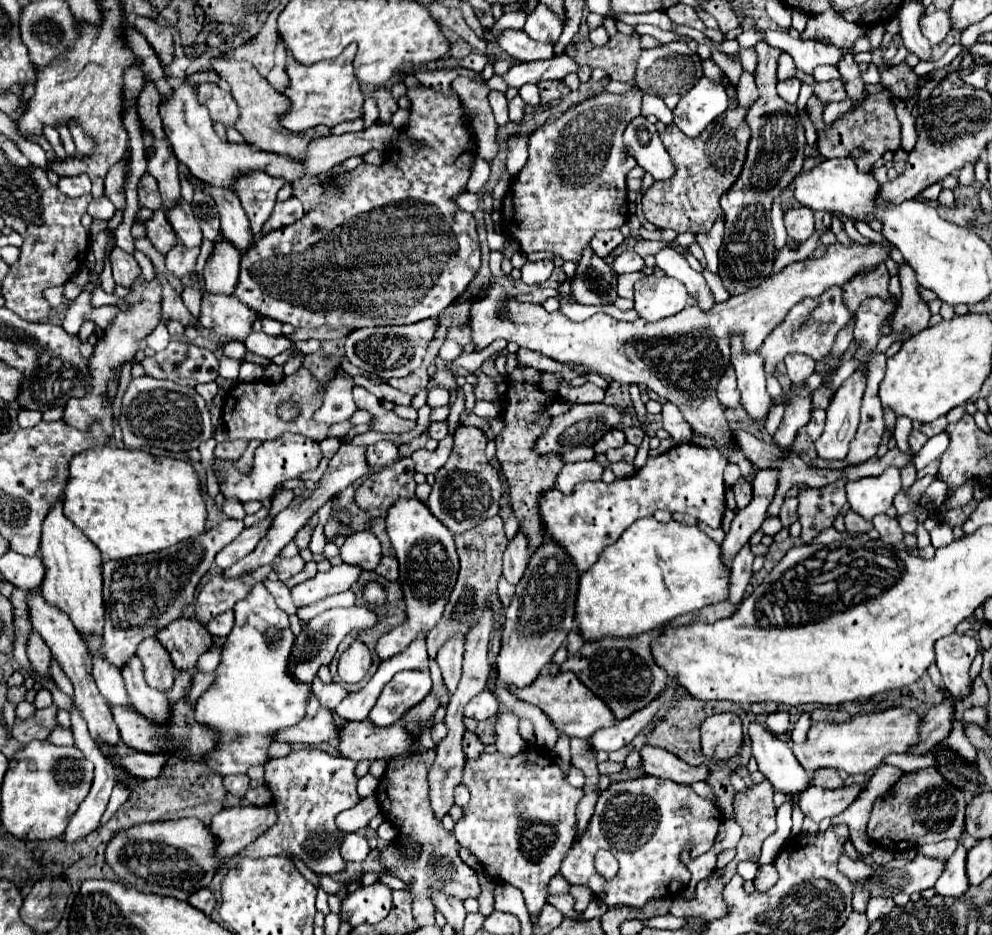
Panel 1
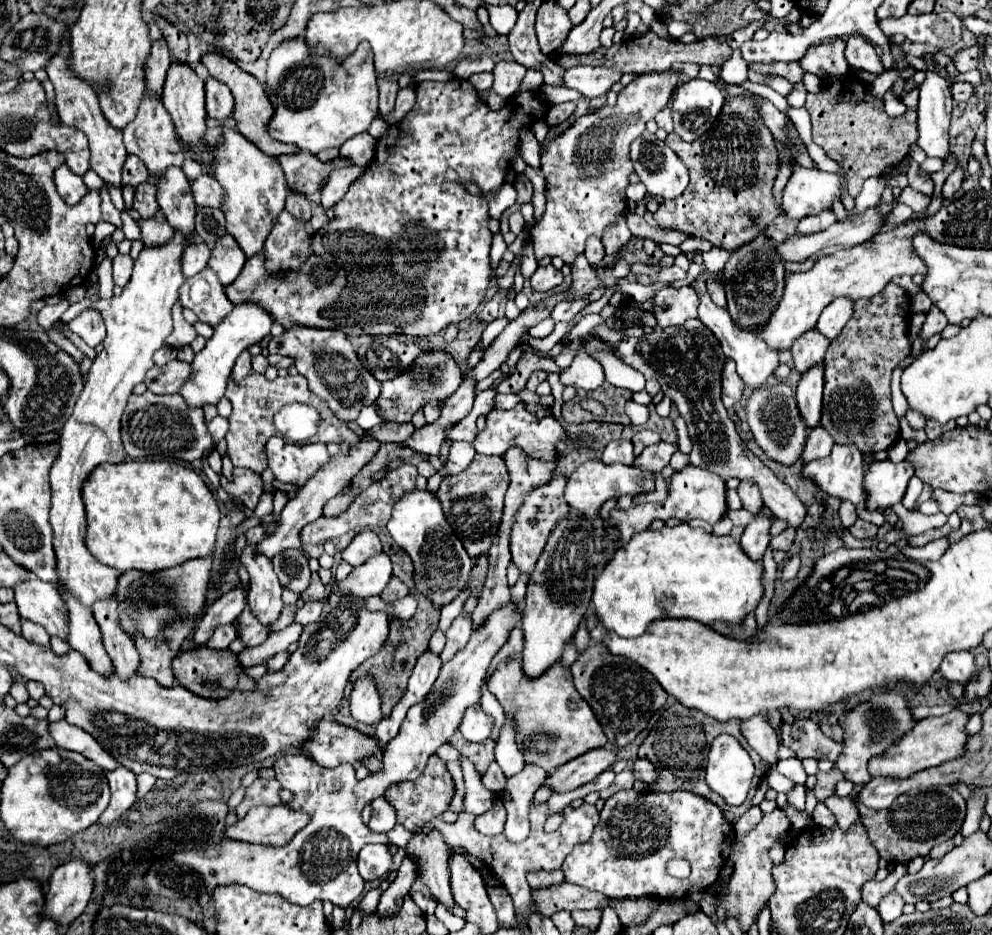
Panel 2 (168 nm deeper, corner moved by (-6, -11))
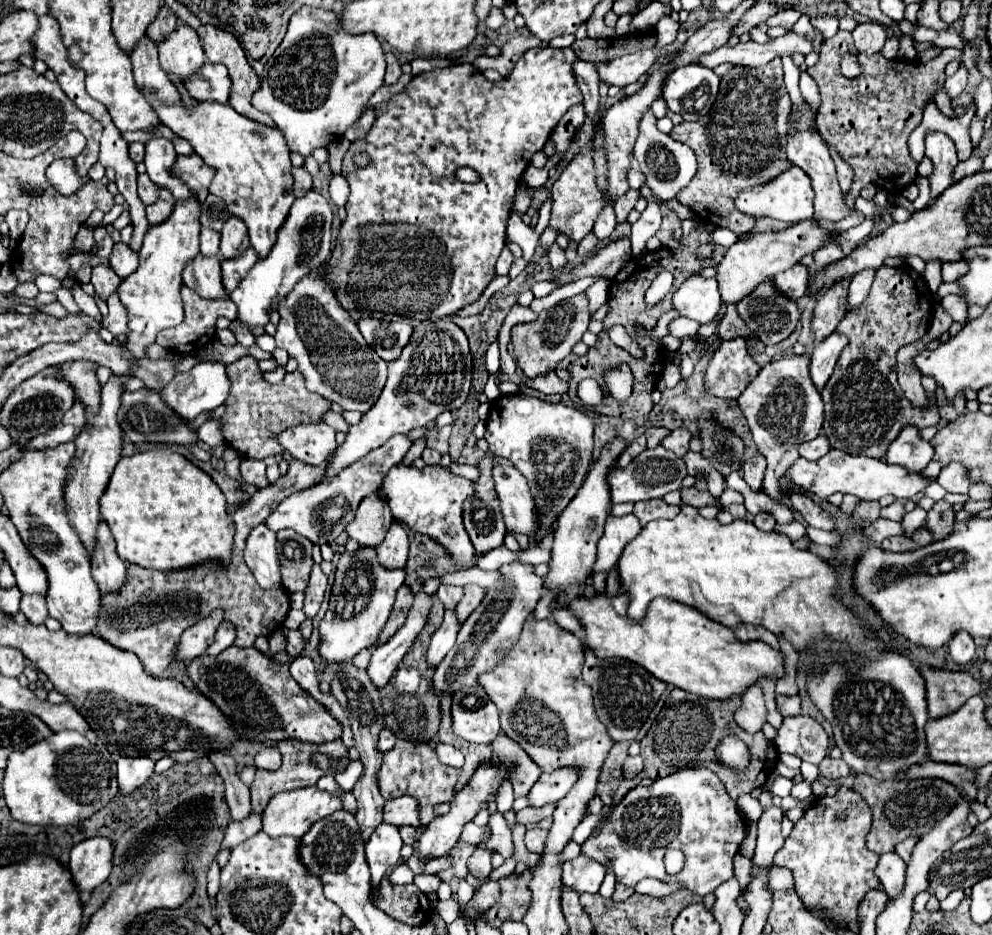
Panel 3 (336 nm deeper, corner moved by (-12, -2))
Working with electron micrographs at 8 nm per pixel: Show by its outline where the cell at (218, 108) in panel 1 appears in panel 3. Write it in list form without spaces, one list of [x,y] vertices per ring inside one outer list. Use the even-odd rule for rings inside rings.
[[[206,62],[202,72],[198,72],[198,76],[186,80],[186,90],[196,100],[226,104],[230,98],[230,88],[232,88],[232,80],[222,64]]]

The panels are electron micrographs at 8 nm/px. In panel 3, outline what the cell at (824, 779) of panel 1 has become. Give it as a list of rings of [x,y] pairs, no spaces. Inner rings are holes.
[[[826,756],[824,760],[822,760],[822,764],[820,764],[820,774],[824,776],[824,778],[828,778],[828,780],[838,780],[838,778],[844,778],[844,776],[848,776],[850,774],[850,768],[846,766],[846,762],[844,760],[832,760],[830,756]]]

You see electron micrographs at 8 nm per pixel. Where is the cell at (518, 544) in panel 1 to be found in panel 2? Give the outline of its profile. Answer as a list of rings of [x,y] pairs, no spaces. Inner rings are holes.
[[[552,479],[548,485],[542,485],[532,493],[528,493],[520,509],[516,511],[516,519],[512,523],[512,535],[510,535],[510,551],[512,551],[512,561],[518,565],[520,571],[532,573],[548,541],[548,535],[552,533],[558,519],[562,519],[564,513],[568,513],[568,503],[564,499],[564,485],[566,485],[566,479]]]

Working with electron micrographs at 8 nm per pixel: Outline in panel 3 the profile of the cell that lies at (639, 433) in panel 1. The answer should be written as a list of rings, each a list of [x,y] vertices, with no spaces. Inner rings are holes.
[[[648,428],[648,430],[644,432],[644,436],[646,436],[646,440],[648,440],[648,448],[658,446],[660,440],[662,440],[664,436],[668,436],[668,434],[670,434],[670,432],[668,432],[666,428]]]

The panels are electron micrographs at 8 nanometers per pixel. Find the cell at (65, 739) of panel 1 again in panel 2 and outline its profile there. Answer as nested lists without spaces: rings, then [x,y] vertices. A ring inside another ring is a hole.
[[[66,719],[50,723],[48,731],[50,731],[50,737],[56,741],[56,747],[68,749],[68,751],[78,751],[108,771],[118,767],[118,763],[94,741],[94,737],[84,733],[84,729],[80,729],[80,727],[70,725]]]

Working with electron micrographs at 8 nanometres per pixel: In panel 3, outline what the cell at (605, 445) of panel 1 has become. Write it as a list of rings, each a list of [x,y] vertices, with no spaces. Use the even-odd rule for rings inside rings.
[[[638,436],[636,440],[632,440],[628,446],[626,446],[626,450],[618,456],[618,466],[626,466],[634,456],[638,456],[642,450],[646,450],[646,438],[644,436]]]

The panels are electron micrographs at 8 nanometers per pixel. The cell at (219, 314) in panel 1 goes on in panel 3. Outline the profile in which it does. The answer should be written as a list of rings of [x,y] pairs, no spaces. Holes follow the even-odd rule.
[[[196,256],[182,272],[182,280],[188,288],[206,300],[226,298],[228,292],[222,284],[222,270],[218,256]]]

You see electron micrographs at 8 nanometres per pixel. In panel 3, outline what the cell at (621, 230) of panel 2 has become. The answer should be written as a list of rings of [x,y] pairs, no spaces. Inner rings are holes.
[[[630,189],[626,192],[626,196],[620,196],[620,198],[614,202],[614,212],[618,224],[626,222],[630,210],[634,210],[634,204],[636,204],[636,200],[638,200],[639,197],[639,190]]]

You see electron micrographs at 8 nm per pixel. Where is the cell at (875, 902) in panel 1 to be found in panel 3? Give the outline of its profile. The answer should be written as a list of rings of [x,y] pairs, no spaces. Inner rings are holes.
[[[888,852],[880,856],[878,868],[876,868],[876,876],[880,878],[884,892],[892,898],[898,896],[898,892],[902,892],[904,882],[906,882],[906,864],[902,862],[902,858],[896,852]]]

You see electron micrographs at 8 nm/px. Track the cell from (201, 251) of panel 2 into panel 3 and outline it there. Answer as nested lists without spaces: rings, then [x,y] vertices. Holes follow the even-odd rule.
[[[202,228],[202,232],[200,232],[200,254],[202,256],[218,254],[218,246],[220,246],[220,234],[210,230],[210,228]]]

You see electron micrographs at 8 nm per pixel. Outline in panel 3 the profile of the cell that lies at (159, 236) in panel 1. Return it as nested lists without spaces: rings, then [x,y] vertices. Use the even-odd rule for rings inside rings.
[[[160,190],[160,198],[158,202],[146,206],[146,216],[148,216],[148,224],[150,226],[156,226],[156,224],[162,224],[174,210],[174,198],[170,196],[170,192],[166,190]]]

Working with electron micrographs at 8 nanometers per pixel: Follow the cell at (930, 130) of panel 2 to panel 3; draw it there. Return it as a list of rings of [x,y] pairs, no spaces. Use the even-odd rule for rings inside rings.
[[[928,132],[926,156],[934,162],[934,172],[930,174],[930,190],[932,196],[938,196],[938,192],[944,192],[952,184],[952,170],[958,164],[956,146],[944,132]]]

